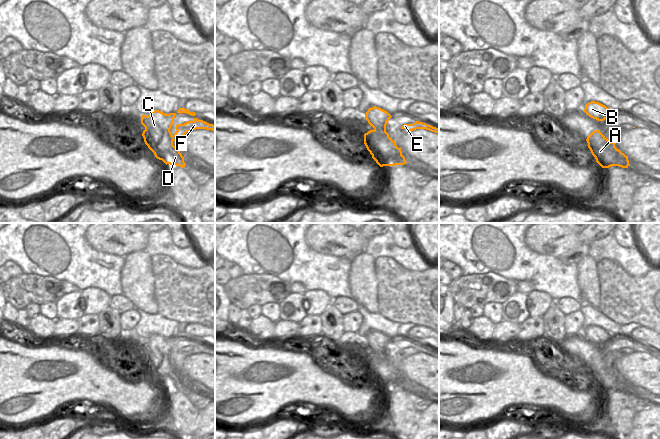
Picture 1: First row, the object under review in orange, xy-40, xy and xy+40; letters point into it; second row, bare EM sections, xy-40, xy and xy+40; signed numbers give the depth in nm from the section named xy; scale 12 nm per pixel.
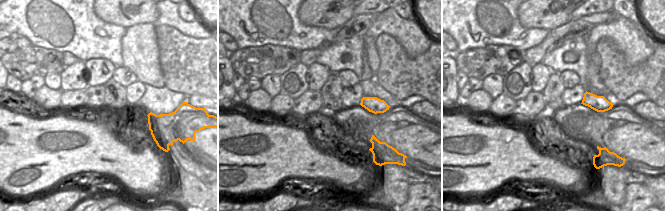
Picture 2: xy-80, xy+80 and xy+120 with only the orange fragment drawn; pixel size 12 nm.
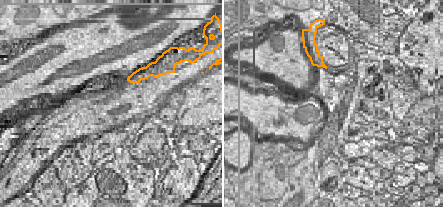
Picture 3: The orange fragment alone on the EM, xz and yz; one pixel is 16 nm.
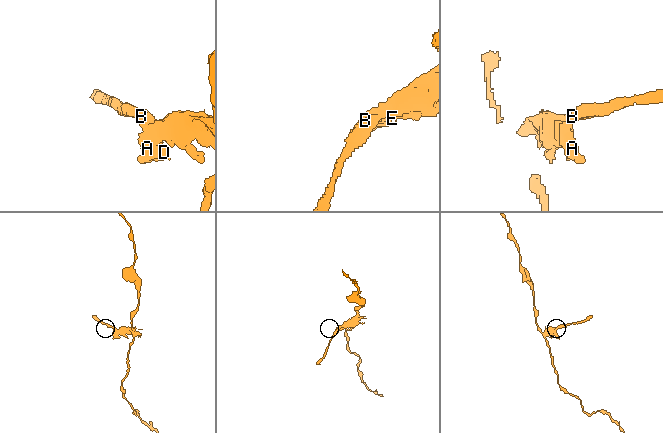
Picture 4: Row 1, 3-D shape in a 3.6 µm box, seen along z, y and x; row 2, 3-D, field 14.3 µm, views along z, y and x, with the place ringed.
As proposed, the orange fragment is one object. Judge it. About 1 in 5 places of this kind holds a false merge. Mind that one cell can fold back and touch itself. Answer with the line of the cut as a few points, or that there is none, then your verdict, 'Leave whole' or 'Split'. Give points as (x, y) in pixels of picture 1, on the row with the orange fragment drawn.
Split along xy-40 (172, 117), (162, 125), (163, 137), (158, 142), (145, 142). Split.

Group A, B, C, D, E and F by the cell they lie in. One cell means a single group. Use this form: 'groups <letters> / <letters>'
groups A D E F / B C

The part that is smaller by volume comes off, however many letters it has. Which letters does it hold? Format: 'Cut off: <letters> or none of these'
Cut off: B, C

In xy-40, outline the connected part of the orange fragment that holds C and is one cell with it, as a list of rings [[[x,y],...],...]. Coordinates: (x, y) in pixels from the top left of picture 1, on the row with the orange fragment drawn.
[[[154,110],[148,116],[141,115],[141,124],[145,127],[142,133],[144,142],[154,140],[159,143],[164,137],[162,125],[171,118],[175,118],[176,113],[165,114],[159,110]]]

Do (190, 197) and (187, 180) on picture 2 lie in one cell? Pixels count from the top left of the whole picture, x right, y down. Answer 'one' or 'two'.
one

